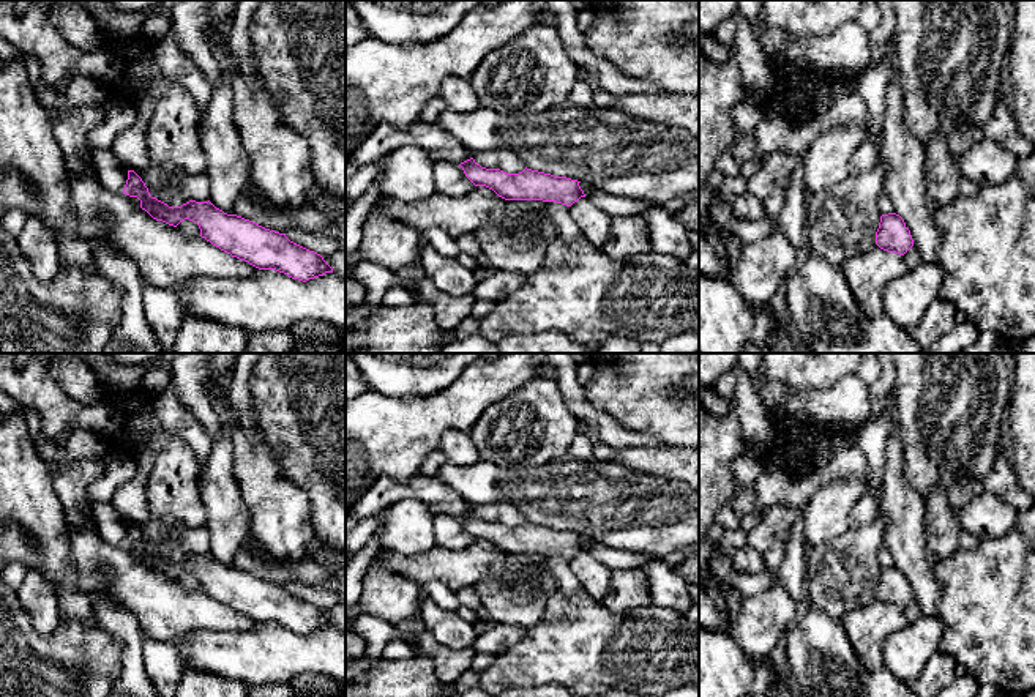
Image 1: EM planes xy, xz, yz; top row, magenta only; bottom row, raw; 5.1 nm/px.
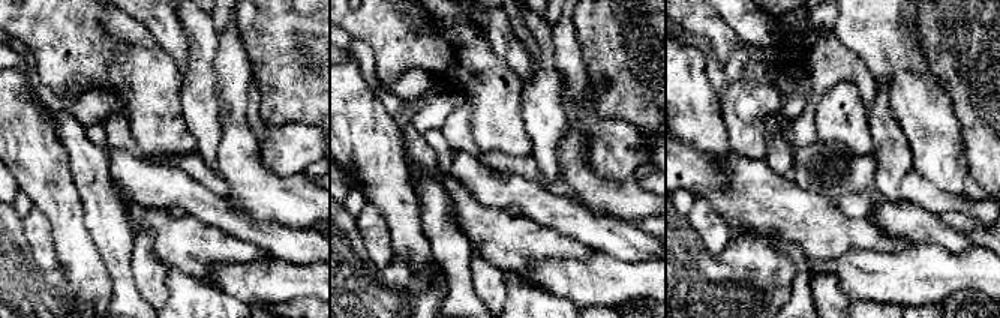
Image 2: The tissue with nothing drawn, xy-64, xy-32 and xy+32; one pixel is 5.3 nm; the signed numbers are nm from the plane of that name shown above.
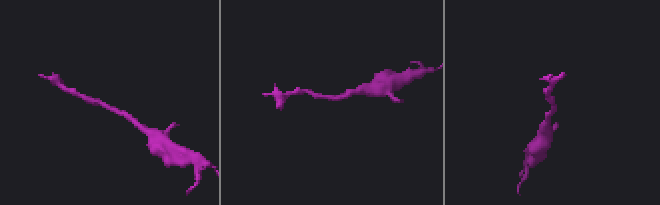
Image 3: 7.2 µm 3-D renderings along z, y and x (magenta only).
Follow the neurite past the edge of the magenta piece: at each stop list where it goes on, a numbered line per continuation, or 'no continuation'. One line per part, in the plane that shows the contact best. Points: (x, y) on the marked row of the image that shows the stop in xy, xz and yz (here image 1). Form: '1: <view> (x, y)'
no continuation

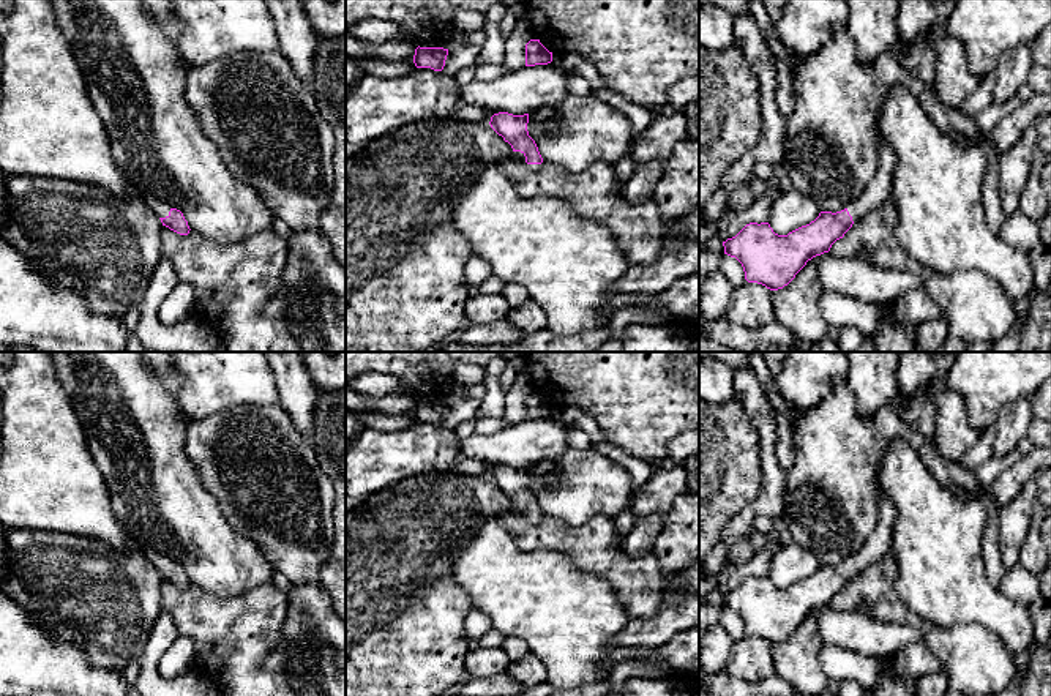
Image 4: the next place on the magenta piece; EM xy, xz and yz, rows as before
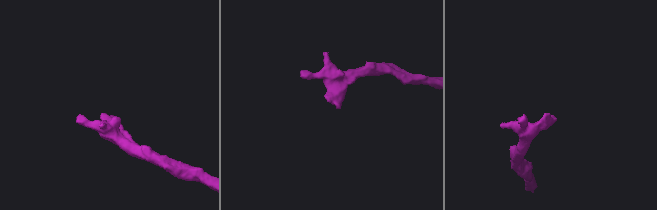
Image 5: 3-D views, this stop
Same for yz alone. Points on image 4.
1: yz (878, 191)

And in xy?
1: xy (161, 209)

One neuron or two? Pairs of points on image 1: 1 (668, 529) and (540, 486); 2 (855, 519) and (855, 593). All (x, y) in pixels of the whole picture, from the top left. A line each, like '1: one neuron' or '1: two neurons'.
1: one neuron
2: two neurons

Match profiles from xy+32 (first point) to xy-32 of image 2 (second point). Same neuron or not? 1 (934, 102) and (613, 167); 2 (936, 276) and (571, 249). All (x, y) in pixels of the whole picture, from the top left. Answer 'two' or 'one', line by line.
1: one
2: two

